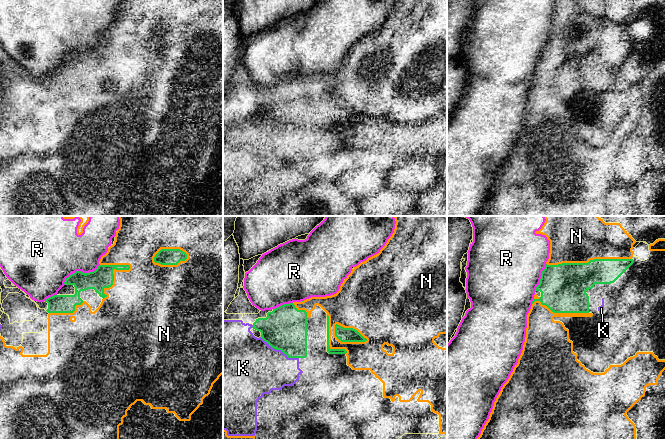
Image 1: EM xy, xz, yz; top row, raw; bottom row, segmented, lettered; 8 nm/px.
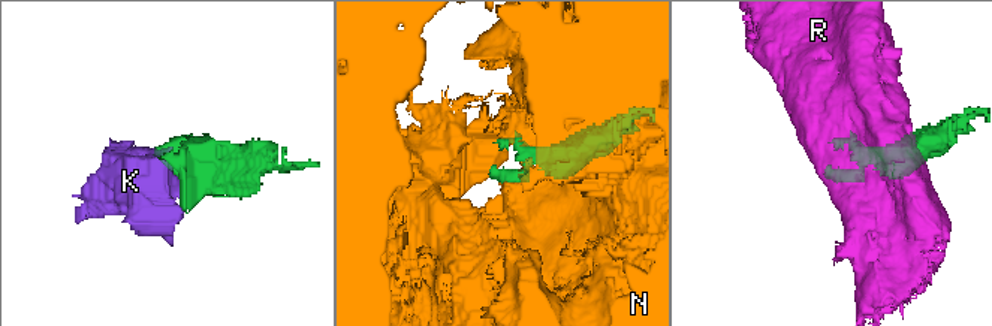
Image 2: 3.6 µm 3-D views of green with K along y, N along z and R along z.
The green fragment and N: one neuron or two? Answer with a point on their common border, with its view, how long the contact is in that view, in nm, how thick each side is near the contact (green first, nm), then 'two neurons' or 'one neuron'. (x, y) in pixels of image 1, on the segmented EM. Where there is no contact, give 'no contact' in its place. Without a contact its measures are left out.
yz (589, 261) | 700 nm | 320/440 nm | two neurons

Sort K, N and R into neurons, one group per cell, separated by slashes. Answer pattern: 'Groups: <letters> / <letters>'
Groups: K / N / R

